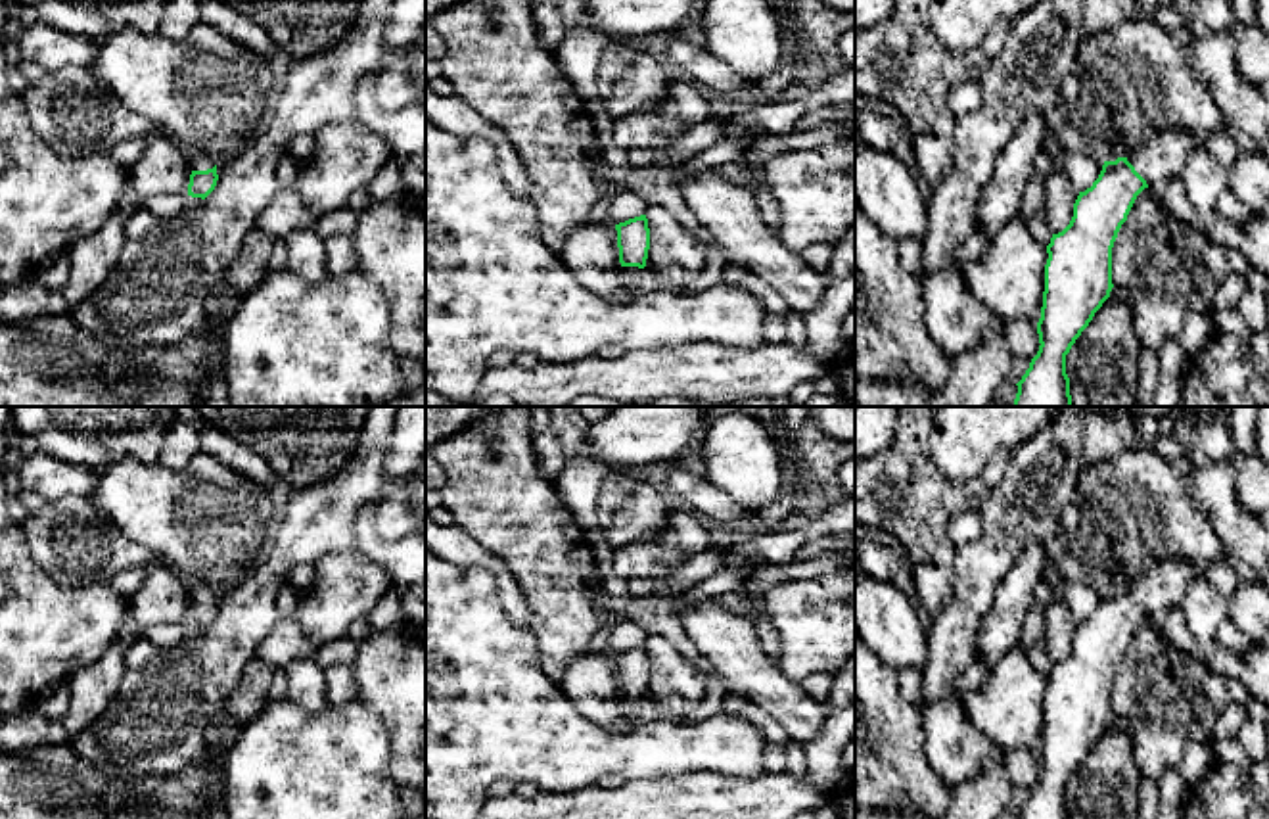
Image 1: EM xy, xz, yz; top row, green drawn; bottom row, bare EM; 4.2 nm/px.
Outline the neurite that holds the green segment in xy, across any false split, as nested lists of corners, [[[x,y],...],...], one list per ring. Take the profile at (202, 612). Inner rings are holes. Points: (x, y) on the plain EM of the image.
[[[190,583],[188,625],[205,629],[217,616],[217,589],[205,583]]]

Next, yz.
[[[1160,562],[1135,585],[1104,591],[1093,616],[1079,621],[1070,654],[1047,675],[1041,775],[1018,819],[1070,819],[1066,784],[1110,727],[1112,677],[1137,625],[1177,608],[1187,583],[1206,575],[1194,562]]]

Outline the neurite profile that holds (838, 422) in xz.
[[[807,407],[807,418],[830,437],[855,439],[855,407]]]

